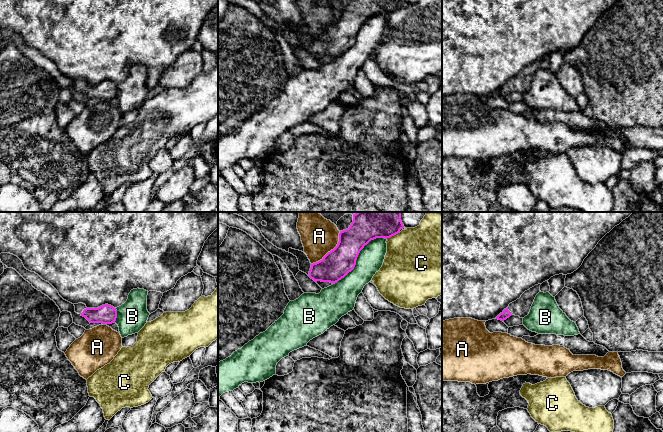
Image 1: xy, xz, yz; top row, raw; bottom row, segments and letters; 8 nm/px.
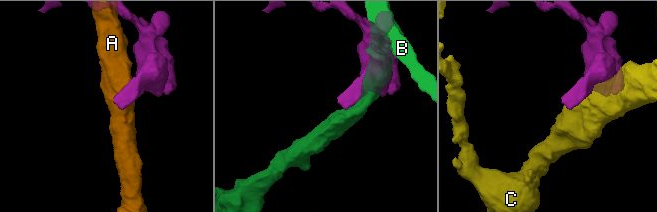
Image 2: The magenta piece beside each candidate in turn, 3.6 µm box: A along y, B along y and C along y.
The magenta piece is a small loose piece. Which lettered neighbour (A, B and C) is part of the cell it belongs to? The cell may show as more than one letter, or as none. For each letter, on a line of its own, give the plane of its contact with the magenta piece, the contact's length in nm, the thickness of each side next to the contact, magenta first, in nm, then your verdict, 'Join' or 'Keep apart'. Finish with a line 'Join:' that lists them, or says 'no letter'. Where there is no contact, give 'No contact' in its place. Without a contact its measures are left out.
A: Touches magenta in xz. Shared border 360 nm. Thickness 240 nm (magenta) against 260 nm. Keep apart
B: Touches magenta in xz. Shared border 550 nm. Thickness 240 nm (magenta) against 200 nm. Keep apart
C: Touches magenta in xz. Shared border 120 nm. Thickness 180 nm (magenta) against 460 nm. Keep apart
Join: no letter

